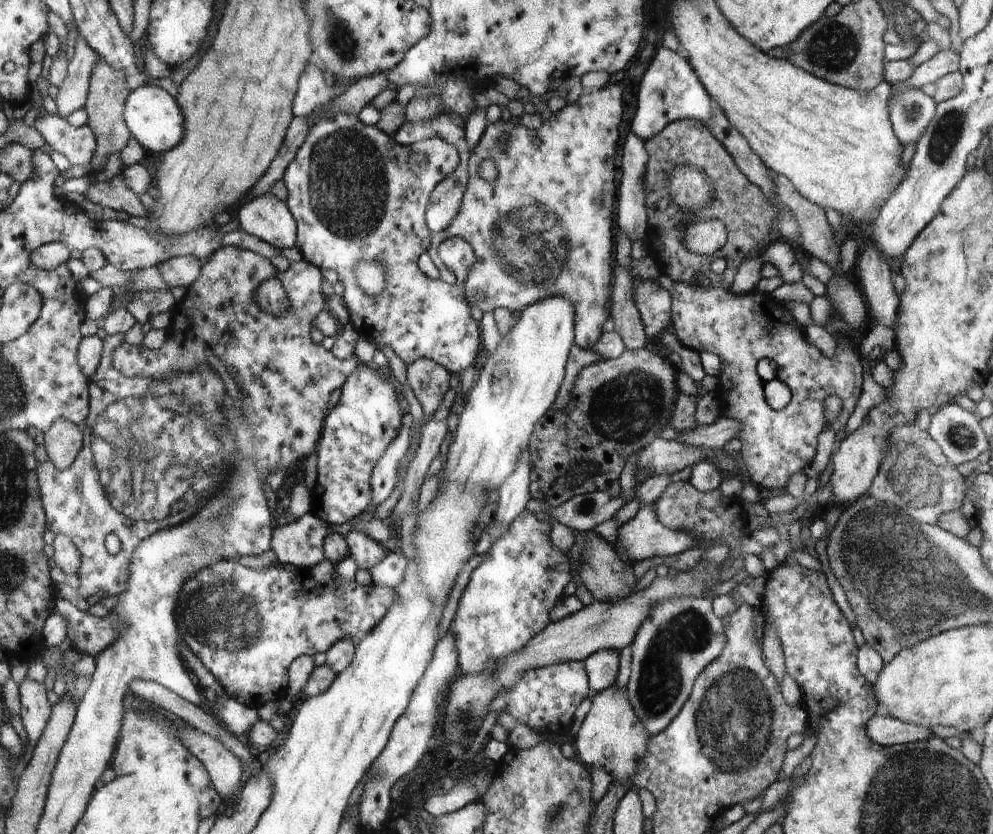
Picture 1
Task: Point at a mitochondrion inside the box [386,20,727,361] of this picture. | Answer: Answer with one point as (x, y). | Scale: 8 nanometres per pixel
(530, 244)

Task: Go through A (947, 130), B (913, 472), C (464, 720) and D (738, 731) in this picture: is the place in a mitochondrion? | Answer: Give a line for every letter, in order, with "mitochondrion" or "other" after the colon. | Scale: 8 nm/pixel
A: mitochondrion
B: mitochondrion
C: mitochondrion
D: mitochondrion

